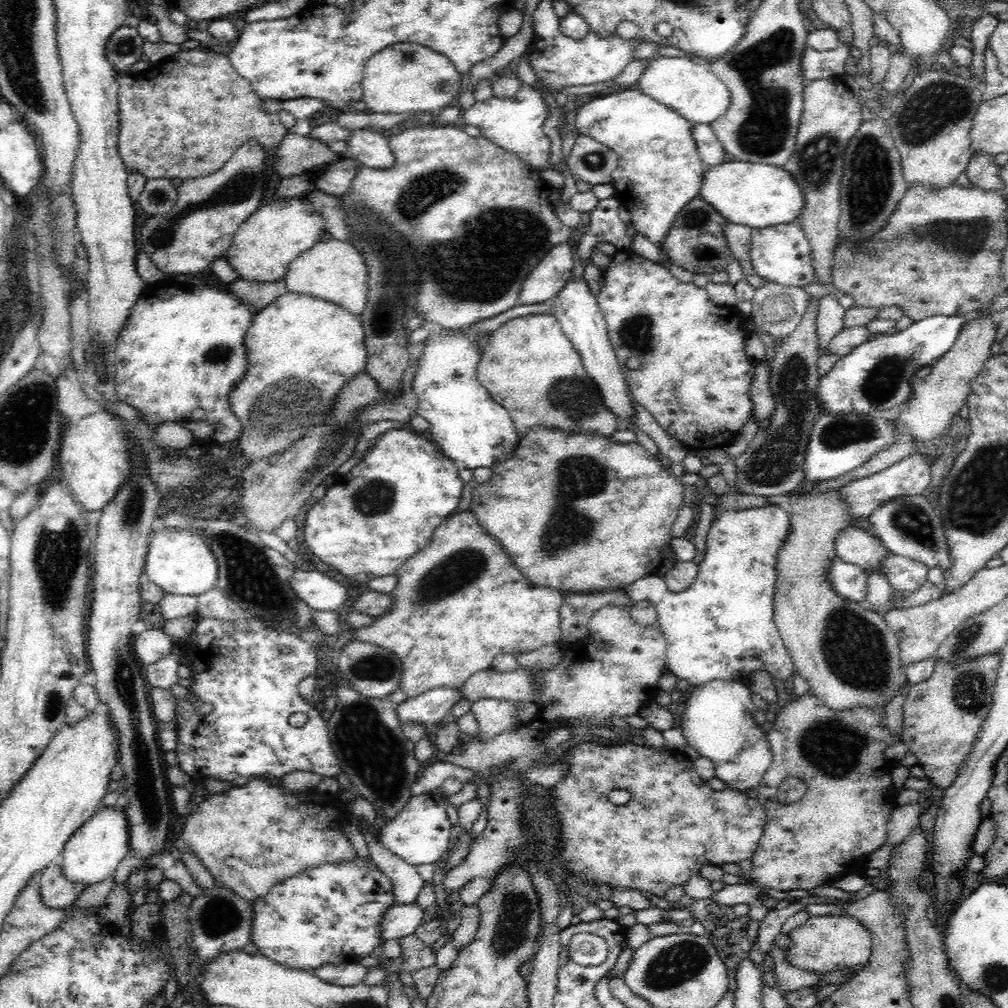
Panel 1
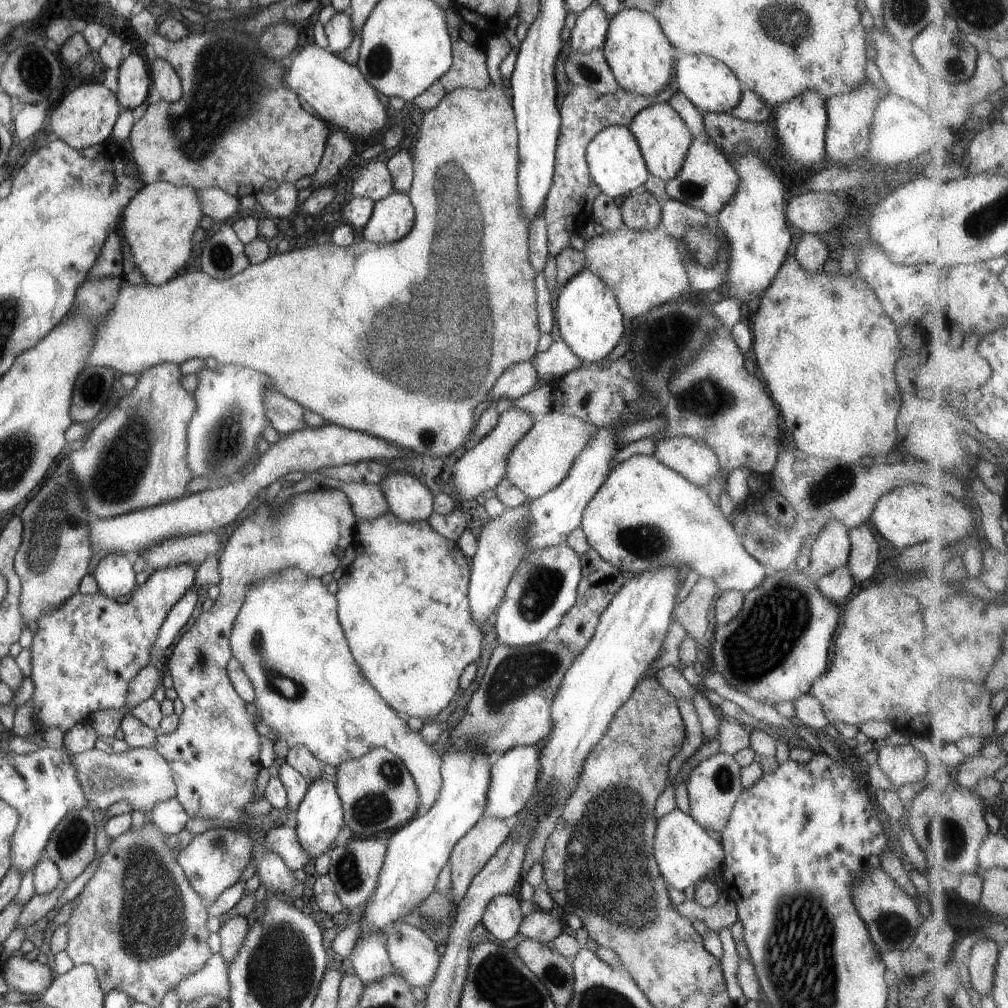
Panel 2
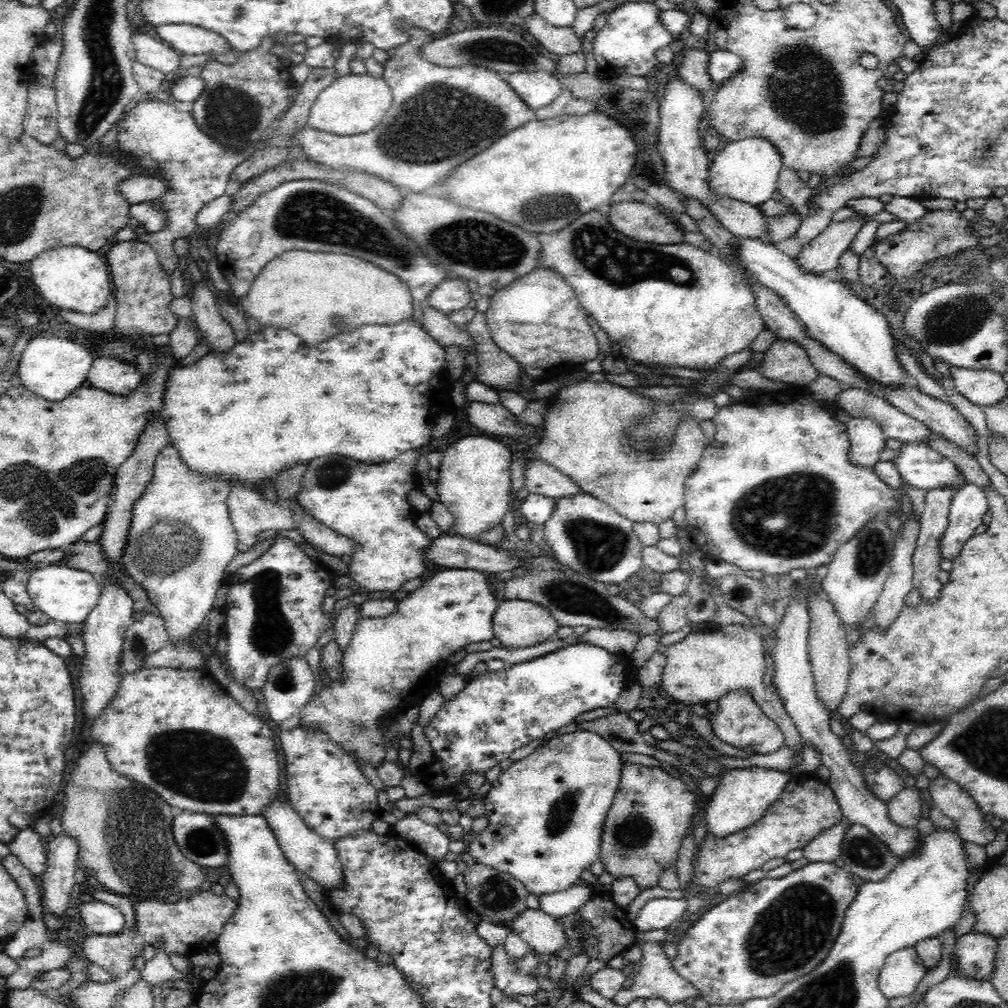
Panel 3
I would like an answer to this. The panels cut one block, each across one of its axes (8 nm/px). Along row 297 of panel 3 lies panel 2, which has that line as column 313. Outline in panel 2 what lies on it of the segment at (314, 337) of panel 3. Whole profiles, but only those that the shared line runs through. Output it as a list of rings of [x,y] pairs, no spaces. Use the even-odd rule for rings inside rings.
[[[491,82],[487,88],[481,90],[459,87],[445,93],[439,104],[428,110],[421,120],[418,126],[419,136],[411,158],[413,178],[408,190],[409,200],[414,208],[414,223],[409,234],[401,240],[382,245],[362,239],[343,247],[333,244],[329,239],[323,244],[314,242],[309,246],[304,245],[282,253],[276,252],[263,262],[247,265],[241,272],[226,279],[211,278],[201,271],[193,271],[180,276],[175,274],[156,287],[130,284],[122,280],[115,296],[115,304],[111,306],[109,314],[101,316],[95,324],[93,346],[83,362],[85,367],[111,368],[121,374],[129,373],[136,376],[157,363],[170,362],[179,365],[193,358],[218,364],[237,364],[269,376],[275,391],[304,409],[319,414],[330,424],[365,432],[369,436],[387,440],[393,446],[413,450],[429,458],[437,458],[437,456],[452,454],[453,450],[457,450],[463,444],[466,444],[465,448],[472,445],[471,434],[476,423],[475,419],[473,420],[475,406],[483,401],[485,392],[491,390],[493,383],[509,365],[530,360],[536,353],[540,335],[535,318],[535,294],[533,294],[535,292],[533,278],[536,272],[529,262],[528,227],[519,216],[517,129],[510,100]],[[423,296],[427,296],[427,316],[423,316]]]

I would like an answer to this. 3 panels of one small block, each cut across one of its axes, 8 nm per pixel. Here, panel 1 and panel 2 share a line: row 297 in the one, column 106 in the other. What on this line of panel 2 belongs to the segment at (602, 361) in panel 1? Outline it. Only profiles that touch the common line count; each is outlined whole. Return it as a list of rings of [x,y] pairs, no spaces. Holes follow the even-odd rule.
[[[107,553],[93,568],[97,590],[107,598],[129,594],[136,588],[132,558],[119,553]]]

